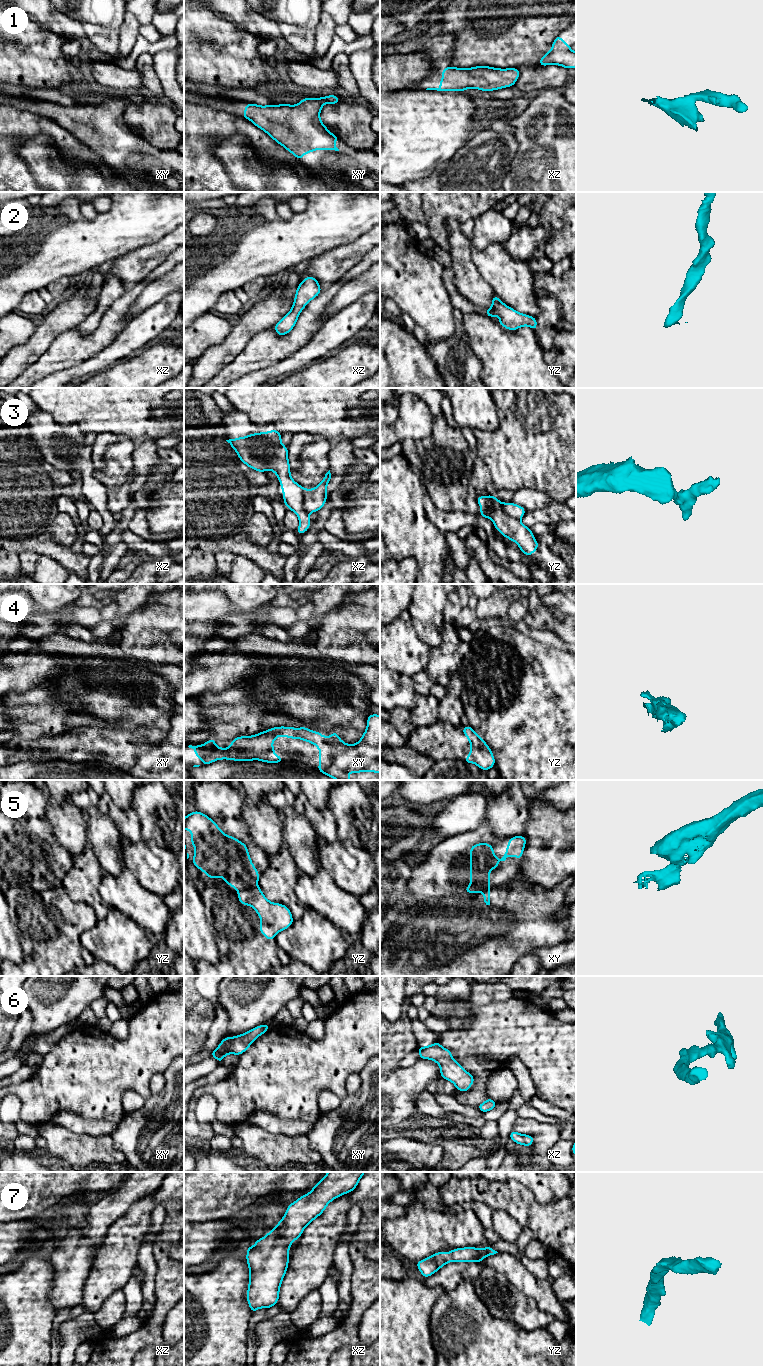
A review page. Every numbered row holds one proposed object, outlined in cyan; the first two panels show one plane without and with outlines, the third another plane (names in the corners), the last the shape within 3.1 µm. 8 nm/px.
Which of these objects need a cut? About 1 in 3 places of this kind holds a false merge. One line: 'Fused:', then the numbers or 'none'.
Fused: 3, 5

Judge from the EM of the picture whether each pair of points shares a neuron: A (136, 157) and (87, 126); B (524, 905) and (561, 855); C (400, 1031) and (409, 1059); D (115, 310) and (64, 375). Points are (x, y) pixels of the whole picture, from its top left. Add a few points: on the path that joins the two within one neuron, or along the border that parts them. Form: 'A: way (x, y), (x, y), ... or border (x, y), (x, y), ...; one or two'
A: way (124, 145), (118, 139), (110, 137), (99, 127); one
B: border (519, 875), (546, 888), (562, 881); two
C: border (416, 1048), (407, 1053), (396, 1066); two
D: border (91, 356), (70, 367), (54, 371), (48, 376); two

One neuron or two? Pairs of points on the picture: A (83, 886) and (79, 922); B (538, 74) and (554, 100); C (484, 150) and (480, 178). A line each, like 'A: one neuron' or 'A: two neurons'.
A: two neurons
B: two neurons
C: one neuron

